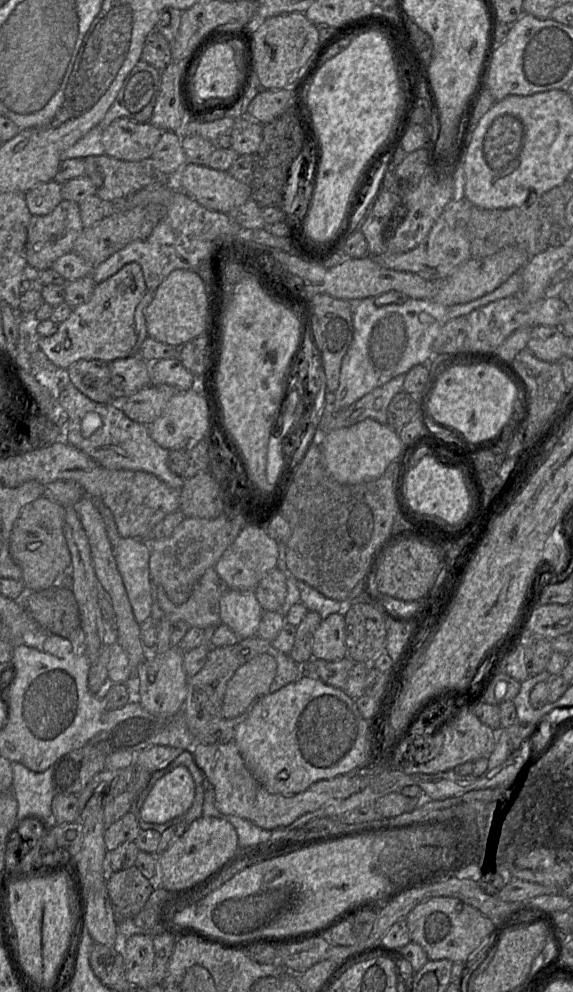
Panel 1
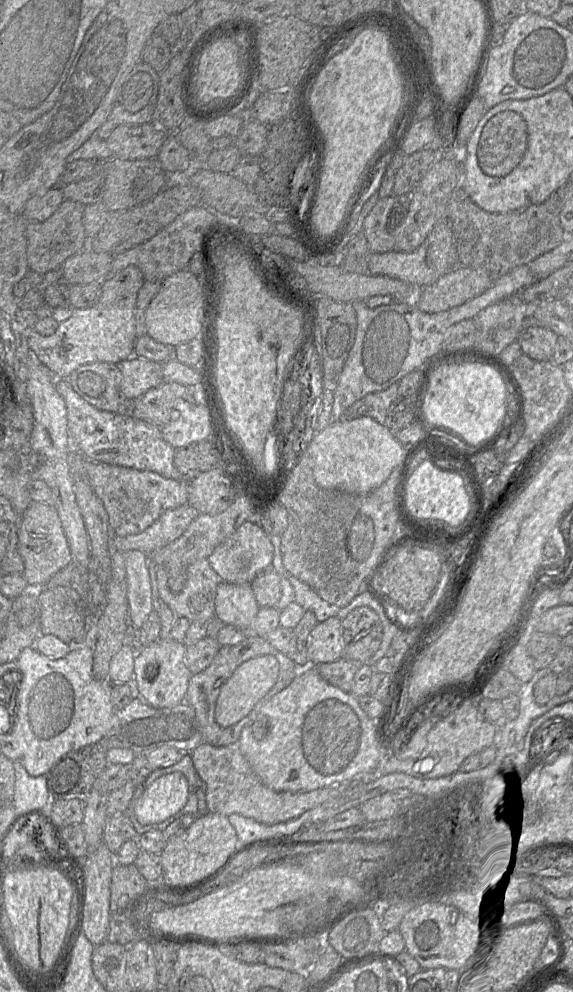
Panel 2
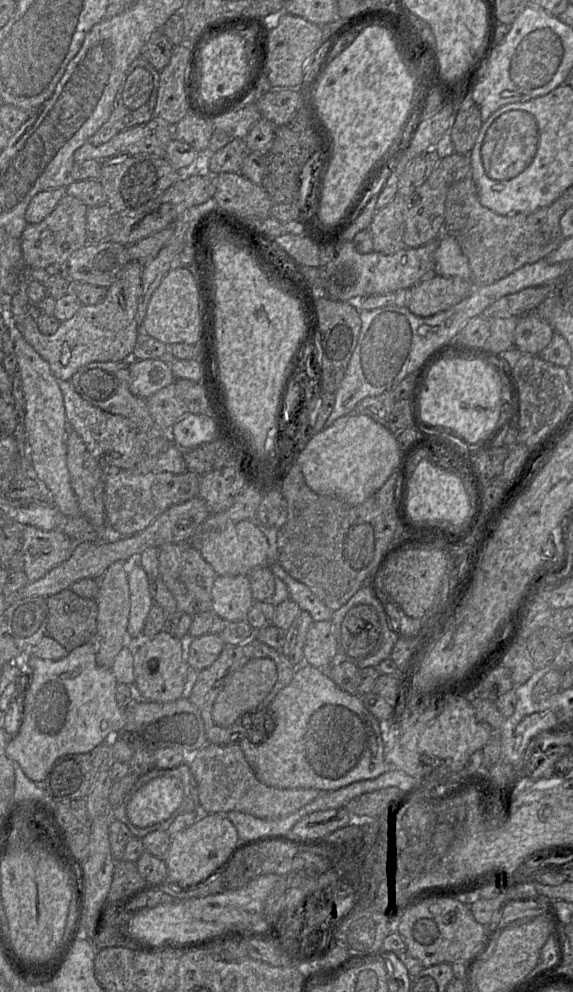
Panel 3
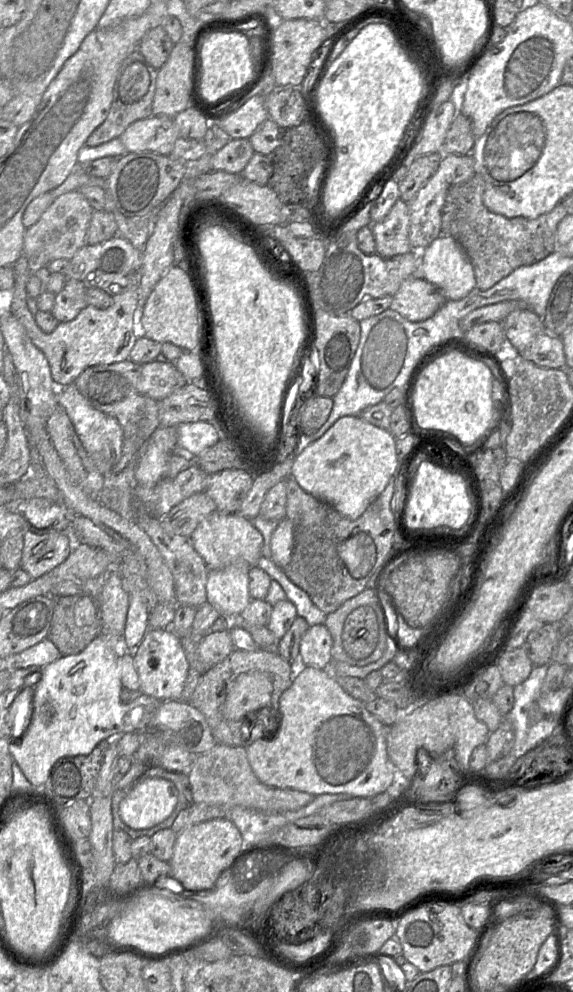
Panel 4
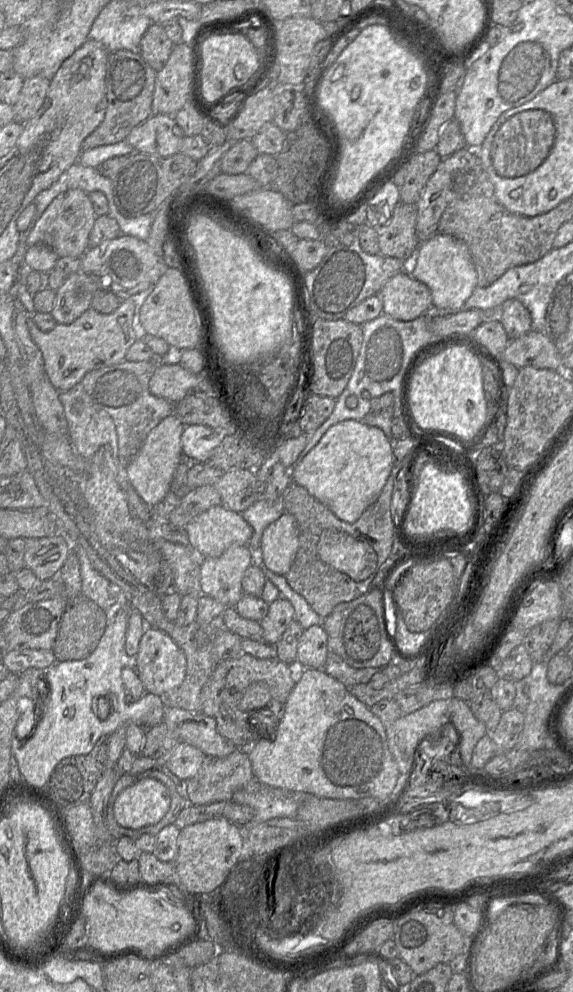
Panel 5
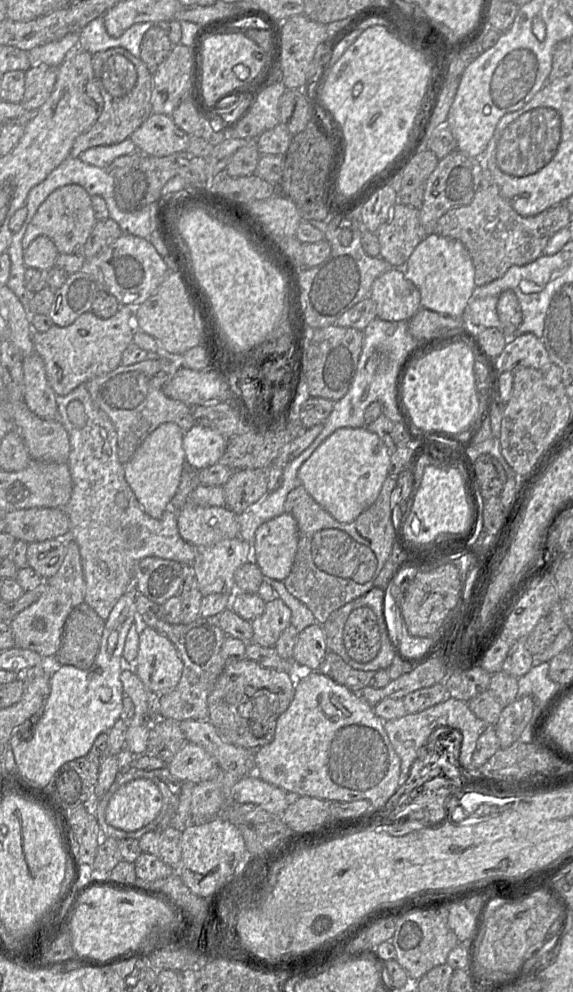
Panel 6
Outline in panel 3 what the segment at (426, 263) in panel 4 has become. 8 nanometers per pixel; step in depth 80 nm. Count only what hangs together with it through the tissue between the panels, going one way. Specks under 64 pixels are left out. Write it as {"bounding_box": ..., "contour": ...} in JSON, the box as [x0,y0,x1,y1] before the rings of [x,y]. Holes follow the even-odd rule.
{"bounding_box":[435,235,472,279],"contour":[[[440,235],[435,251],[435,273],[441,276],[472,279],[467,258],[461,252],[458,243],[449,235]]]}

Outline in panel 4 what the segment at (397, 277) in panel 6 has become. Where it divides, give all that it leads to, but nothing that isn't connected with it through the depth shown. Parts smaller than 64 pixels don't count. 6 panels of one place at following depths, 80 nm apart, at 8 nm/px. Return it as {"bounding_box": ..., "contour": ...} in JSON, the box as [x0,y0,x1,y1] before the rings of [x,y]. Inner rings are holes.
{"bounding_box":[390,276,446,322],"contour":[[[411,276],[392,296],[390,309],[410,322],[420,322],[430,318],[446,301],[435,285],[421,276]]]}

